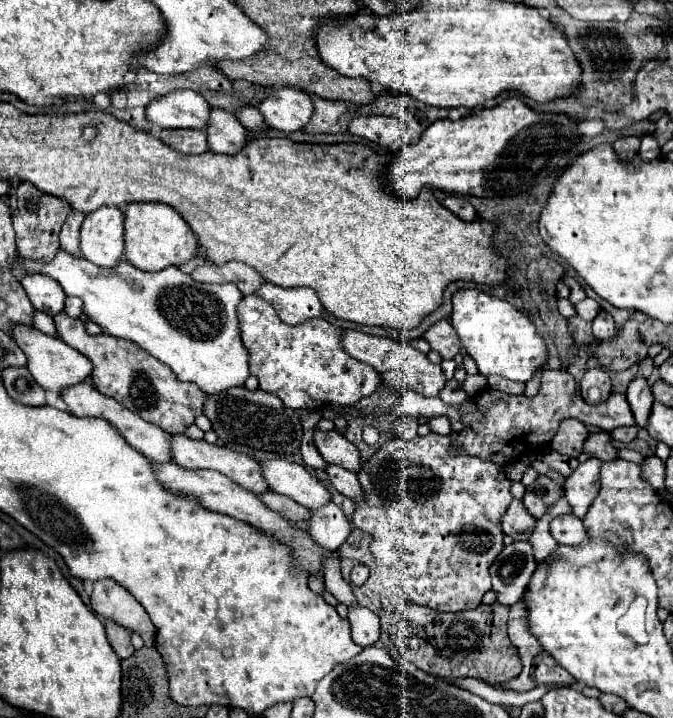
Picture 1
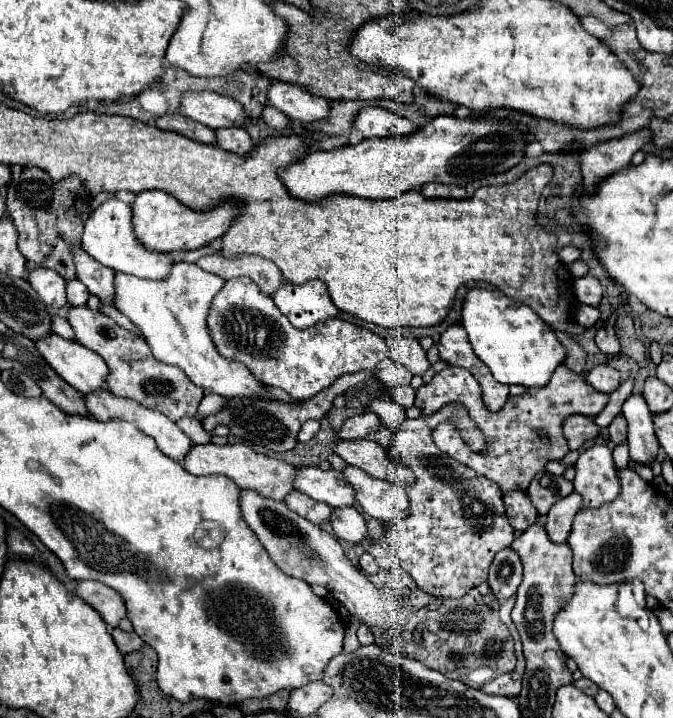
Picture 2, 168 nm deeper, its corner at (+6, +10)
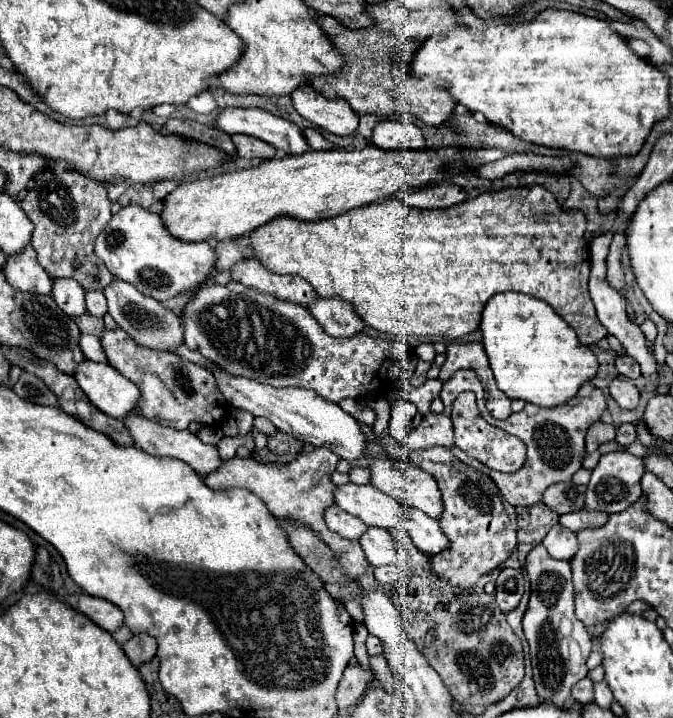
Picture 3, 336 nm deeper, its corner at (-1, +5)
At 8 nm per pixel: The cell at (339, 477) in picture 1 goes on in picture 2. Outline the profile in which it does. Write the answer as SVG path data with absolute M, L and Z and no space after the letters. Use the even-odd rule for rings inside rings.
M345 466L341 470L343 478L353 486L355 502L377 520L397 520L405 518L409 512L409 500L401 486L389 484L387 480L377 480L365 474L361 468Z

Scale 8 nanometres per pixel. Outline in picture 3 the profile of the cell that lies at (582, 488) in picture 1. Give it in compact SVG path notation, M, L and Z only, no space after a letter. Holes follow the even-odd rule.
M618 451L618 453L608 453L600 457L598 467L592 471L588 489L586 489L586 509L602 509L608 513L620 513L634 505L640 495L640 479L646 473L646 465L642 457L636 457L628 451Z

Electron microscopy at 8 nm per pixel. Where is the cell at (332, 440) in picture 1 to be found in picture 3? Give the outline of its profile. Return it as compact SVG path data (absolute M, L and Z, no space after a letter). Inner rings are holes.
M374 457L370 459L370 467L372 467L372 485L378 487L380 491L392 495L394 499L398 499L400 503L420 509L424 511L428 517L432 519L440 519L442 511L444 511L444 503L442 503L442 493L438 489L438 483L432 475L420 471L418 467L414 467L412 463L402 463L402 461L392 461L388 457Z

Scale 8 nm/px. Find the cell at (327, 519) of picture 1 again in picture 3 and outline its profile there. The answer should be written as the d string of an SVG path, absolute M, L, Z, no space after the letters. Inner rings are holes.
M368 527L364 539L360 539L360 545L366 553L366 559L374 565L396 565L396 553L398 553L398 543L396 539L380 529L380 527Z

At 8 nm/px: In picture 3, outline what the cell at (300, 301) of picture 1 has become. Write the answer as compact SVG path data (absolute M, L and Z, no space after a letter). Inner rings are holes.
M338 297L318 299L316 303L308 305L308 311L316 315L324 331L328 331L332 337L354 337L362 333L366 327L356 309L352 307L352 303L344 303Z

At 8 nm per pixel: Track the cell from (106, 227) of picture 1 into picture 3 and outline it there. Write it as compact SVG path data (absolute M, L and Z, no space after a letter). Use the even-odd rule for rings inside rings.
M138 205L122 207L116 215L112 215L108 227L96 241L96 255L104 259L112 275L132 283L138 291L158 301L168 301L208 283L208 279L216 273L218 261L218 255L208 241L190 243L174 237L160 215Z

